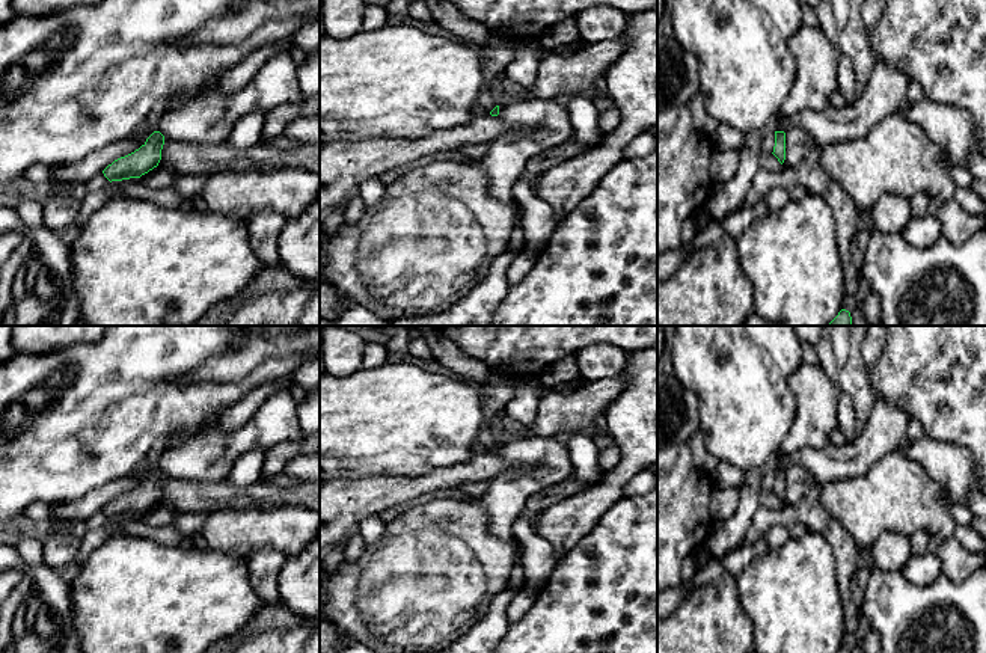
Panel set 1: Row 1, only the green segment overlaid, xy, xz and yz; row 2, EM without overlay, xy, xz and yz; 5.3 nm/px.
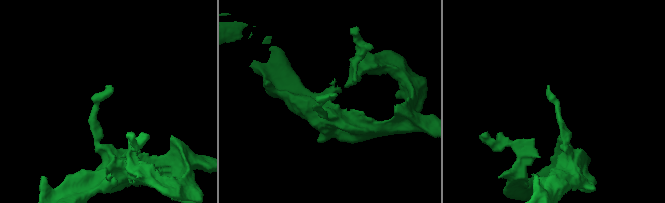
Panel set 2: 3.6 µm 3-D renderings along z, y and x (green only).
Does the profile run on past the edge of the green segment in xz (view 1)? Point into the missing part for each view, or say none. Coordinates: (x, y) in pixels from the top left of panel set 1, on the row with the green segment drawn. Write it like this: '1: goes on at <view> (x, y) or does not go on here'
1: does not go on here

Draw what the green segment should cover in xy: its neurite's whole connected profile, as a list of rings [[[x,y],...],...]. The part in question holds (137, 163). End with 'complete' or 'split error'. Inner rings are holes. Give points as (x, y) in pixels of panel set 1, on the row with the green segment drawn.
[[[154,131],[139,149],[109,164],[103,170],[104,176],[110,182],[140,178],[158,166],[163,145],[164,136],[160,131]]]; complete

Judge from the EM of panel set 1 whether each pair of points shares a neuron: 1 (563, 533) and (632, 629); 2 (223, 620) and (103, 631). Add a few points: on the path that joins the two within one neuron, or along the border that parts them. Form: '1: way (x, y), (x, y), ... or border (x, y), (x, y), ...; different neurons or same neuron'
1: border (597, 522), (558, 561); different neurons
2: way (193, 620), (142, 620), (133, 628); same neuron

